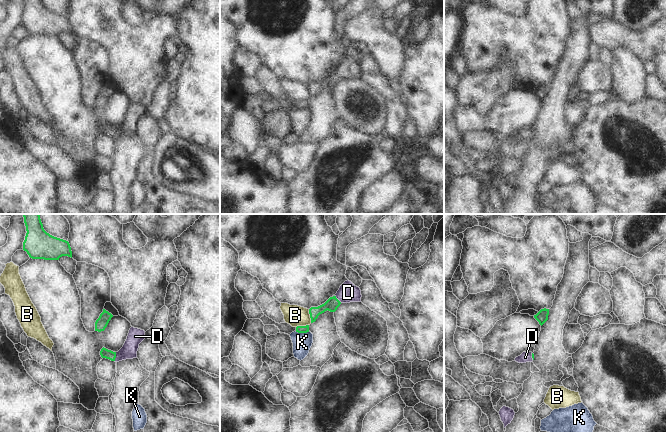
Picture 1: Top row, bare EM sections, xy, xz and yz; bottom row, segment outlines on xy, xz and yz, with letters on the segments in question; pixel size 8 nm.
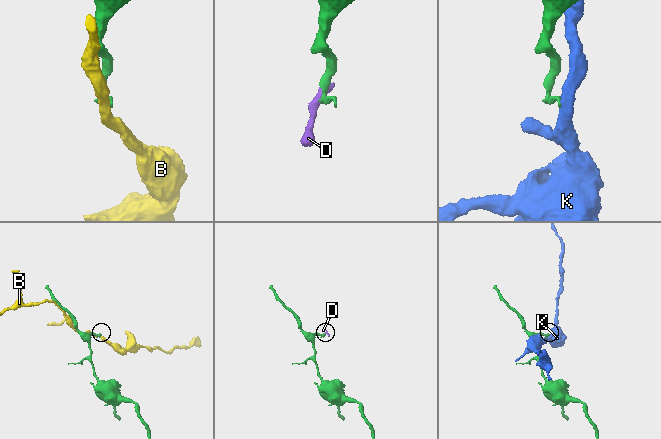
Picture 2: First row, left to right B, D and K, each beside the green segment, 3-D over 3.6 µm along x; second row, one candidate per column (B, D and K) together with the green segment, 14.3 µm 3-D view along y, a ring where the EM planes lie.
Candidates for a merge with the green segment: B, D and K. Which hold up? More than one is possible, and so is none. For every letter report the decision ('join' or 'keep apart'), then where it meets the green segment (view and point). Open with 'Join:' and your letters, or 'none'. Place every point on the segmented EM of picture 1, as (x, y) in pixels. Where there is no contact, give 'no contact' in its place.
Join: D
B: keep apart | xz (310, 316)
D: join | xy (115, 356)
K: keep apart | xz (302, 332)

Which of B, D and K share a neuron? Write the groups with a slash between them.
B / D / K

